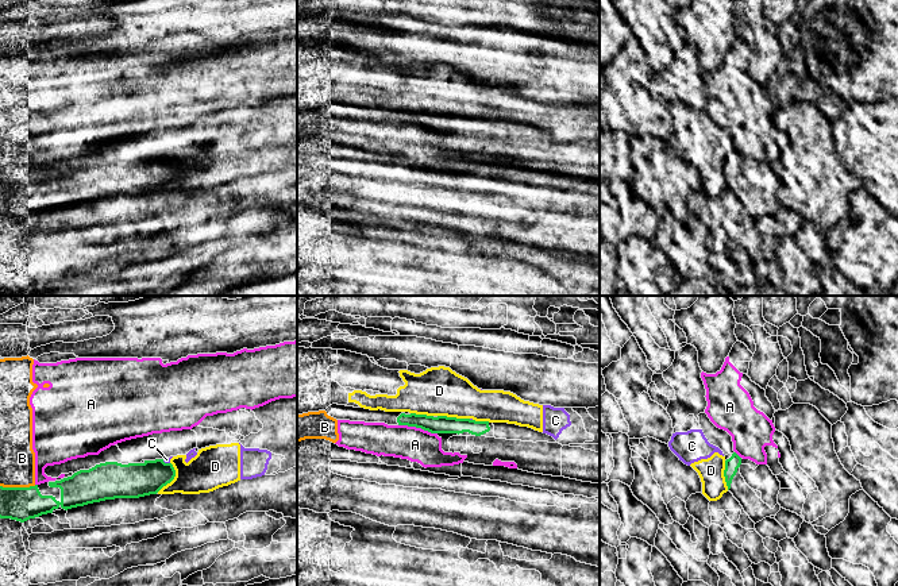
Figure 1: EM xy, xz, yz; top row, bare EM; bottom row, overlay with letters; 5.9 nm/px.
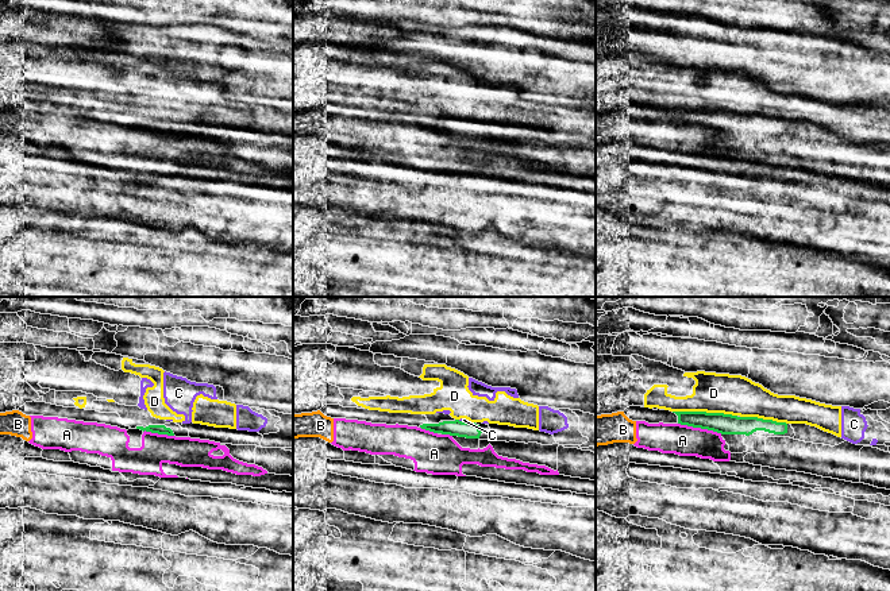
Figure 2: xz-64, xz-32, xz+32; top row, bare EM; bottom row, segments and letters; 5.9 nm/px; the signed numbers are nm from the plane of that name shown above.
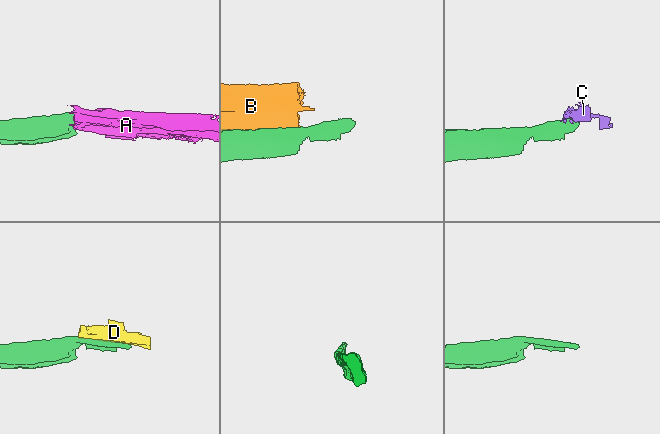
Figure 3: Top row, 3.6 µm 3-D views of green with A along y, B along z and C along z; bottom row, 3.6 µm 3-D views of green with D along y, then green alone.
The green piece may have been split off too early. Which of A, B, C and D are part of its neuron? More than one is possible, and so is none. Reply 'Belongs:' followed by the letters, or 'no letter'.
Belongs: no letter

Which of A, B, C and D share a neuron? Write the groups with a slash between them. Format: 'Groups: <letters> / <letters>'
Groups: A B / C D

